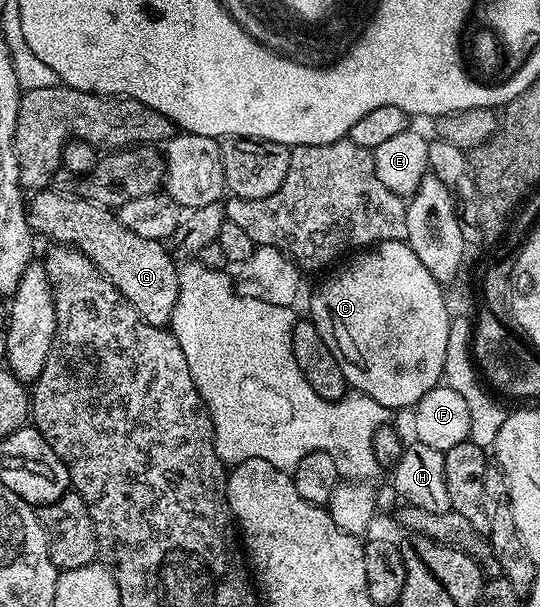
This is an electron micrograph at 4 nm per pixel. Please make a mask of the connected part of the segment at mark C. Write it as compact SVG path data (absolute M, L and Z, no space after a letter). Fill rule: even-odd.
M403 240L382 241L374 246L368 247L366 250L360 251L358 254L352 255L350 259L351 258L352 260L349 261L340 272L333 273L332 276L312 294L309 318L314 322L317 334L323 339L325 346L329 346L333 358L337 358L337 362L341 366L341 374L356 393L373 398L373 402L377 402L389 410L407 407L407 409L410 409L418 403L427 391L433 390L435 386L444 379L443 367L445 366L445 350L446 343L449 339L451 320L451 314L447 312L444 285L440 284L437 278L433 278L433 274L429 274L429 270L425 270L425 265L422 264L421 258L417 258L417 254L413 254L413 250Z

